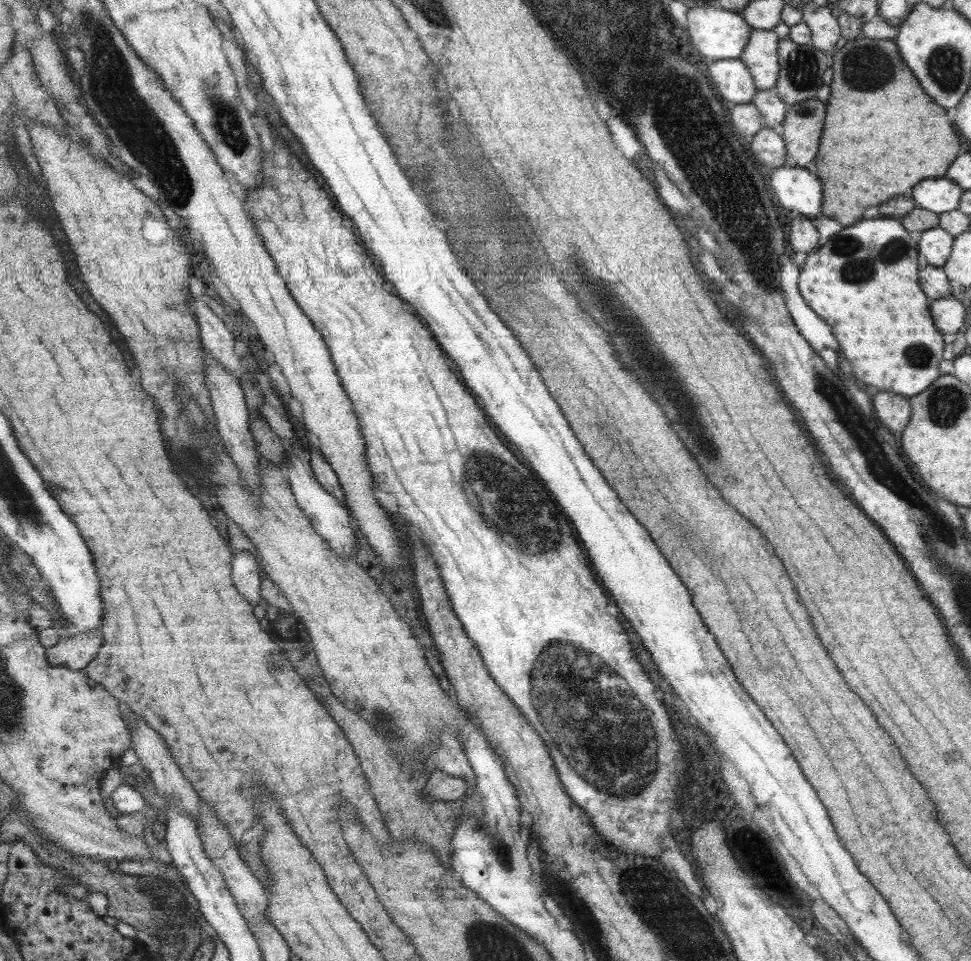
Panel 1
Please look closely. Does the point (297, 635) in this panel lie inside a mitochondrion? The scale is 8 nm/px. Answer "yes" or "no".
no

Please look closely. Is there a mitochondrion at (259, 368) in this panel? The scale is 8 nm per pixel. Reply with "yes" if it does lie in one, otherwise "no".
no

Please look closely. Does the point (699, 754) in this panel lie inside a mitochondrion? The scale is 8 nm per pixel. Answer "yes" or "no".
no

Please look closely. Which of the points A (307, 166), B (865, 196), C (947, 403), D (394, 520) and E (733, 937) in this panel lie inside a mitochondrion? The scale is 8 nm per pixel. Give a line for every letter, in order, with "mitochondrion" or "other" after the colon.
A: other
B: other
C: mitochondrion
D: other
E: other

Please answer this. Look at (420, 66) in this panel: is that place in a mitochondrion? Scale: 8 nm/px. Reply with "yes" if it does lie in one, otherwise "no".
no

